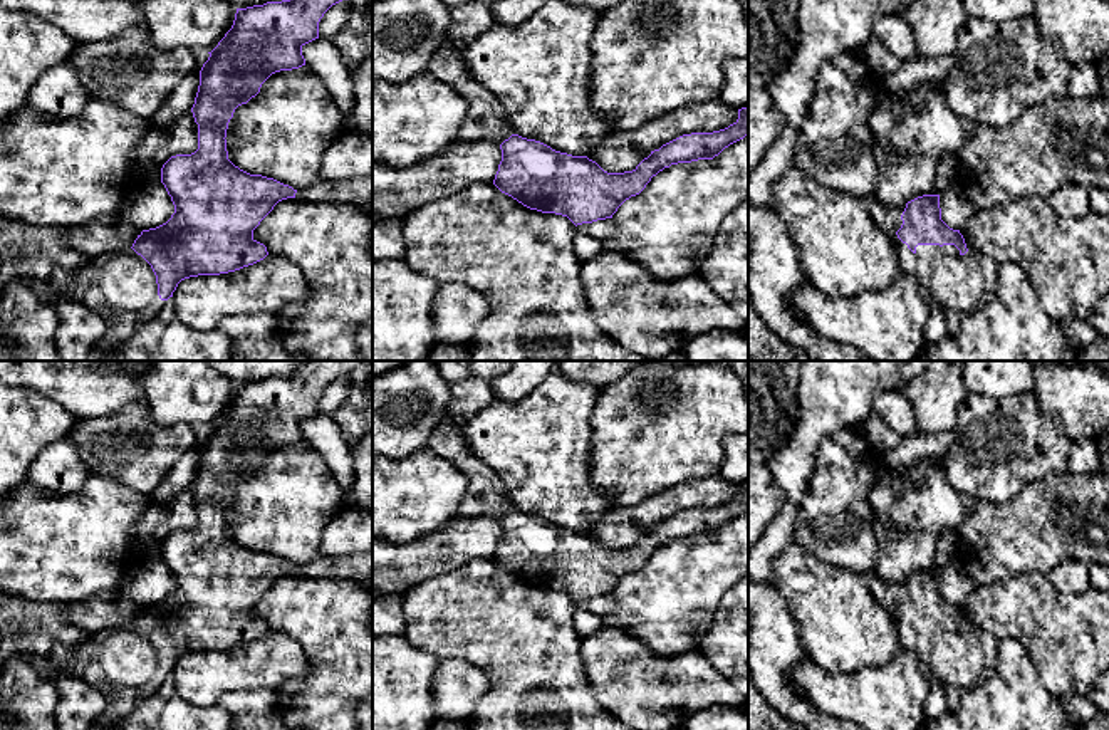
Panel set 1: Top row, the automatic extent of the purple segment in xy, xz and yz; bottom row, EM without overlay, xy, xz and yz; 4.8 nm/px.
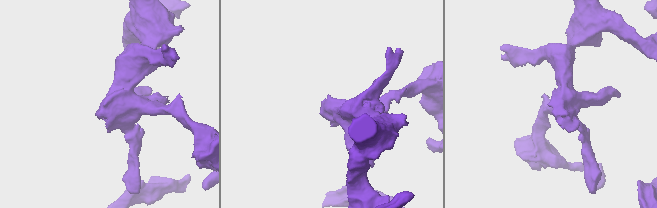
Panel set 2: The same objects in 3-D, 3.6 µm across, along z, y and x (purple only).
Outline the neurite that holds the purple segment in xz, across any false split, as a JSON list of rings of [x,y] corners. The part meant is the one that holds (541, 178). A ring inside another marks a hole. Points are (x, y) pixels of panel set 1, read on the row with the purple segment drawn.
[[[480,2],[450,7],[450,25],[431,55],[428,72],[468,101],[456,141],[492,141],[502,149],[493,185],[523,206],[567,216],[575,227],[612,218],[617,208],[664,168],[713,159],[748,136],[748,107],[738,119],[713,133],[683,134],[651,151],[633,171],[607,173],[587,156],[572,156],[513,133],[497,96],[475,82],[465,62],[466,47],[495,25],[492,10]]]

